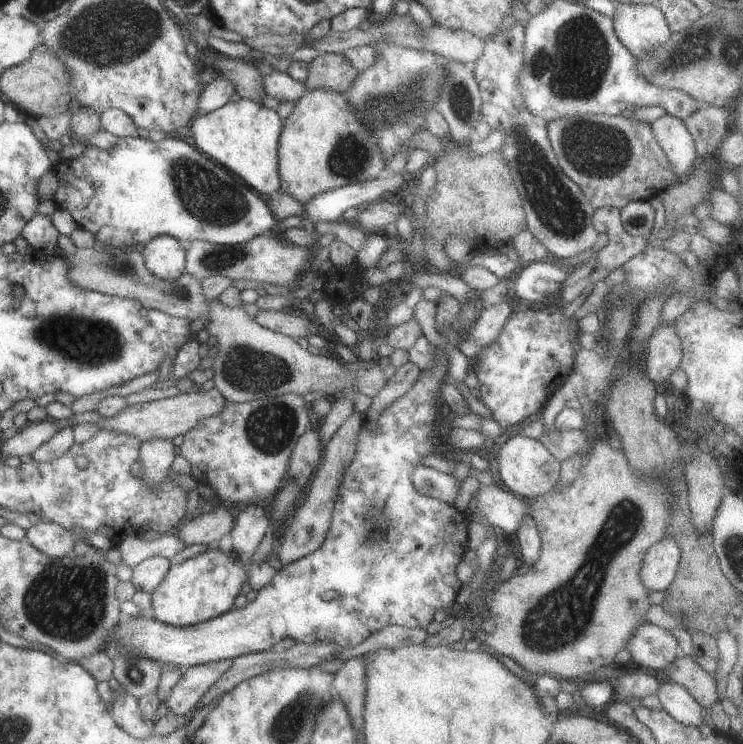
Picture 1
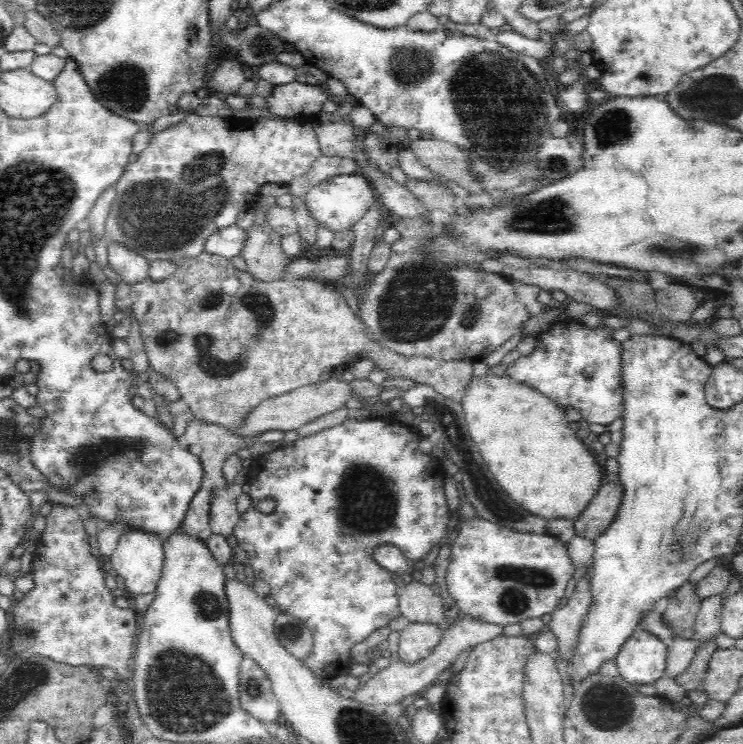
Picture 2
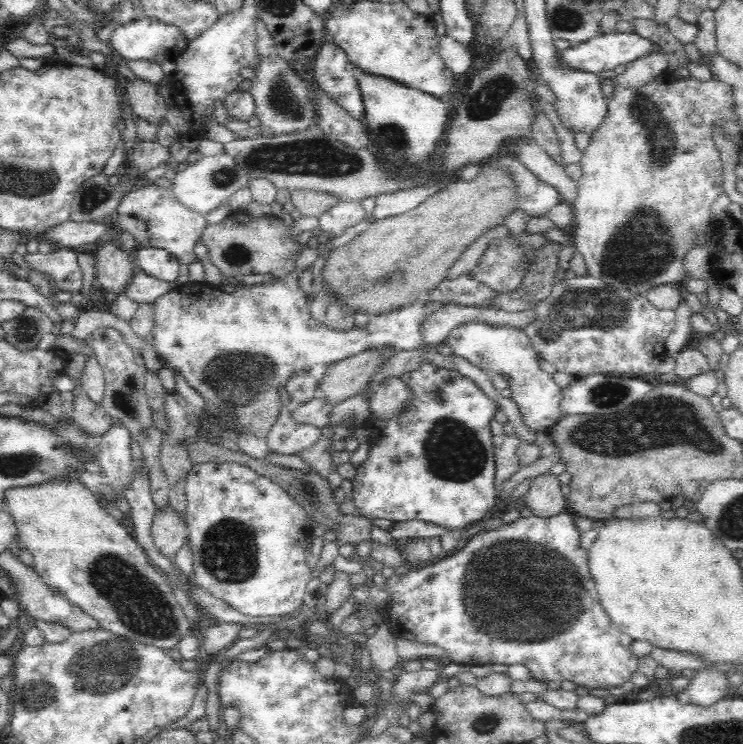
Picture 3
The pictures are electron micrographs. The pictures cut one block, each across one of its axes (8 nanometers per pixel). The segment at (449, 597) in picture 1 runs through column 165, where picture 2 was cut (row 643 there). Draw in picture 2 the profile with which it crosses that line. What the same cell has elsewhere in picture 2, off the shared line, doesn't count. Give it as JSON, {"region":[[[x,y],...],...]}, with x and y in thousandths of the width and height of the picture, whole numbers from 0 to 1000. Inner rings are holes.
{"region":[[[856,845],[828,884],[833,907],[849,921],[882,919],[895,909],[898,871],[883,853]]]}

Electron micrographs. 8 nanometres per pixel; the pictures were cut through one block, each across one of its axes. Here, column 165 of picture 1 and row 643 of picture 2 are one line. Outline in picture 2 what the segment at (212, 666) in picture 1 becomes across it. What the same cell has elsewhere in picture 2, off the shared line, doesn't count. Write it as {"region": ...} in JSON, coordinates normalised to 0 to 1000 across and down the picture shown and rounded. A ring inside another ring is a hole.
{"region":[[[962,798],[945,805],[934,839],[934,852],[931,852],[931,859],[939,862],[939,868],[970,851],[972,812],[974,812],[972,800]]]}

